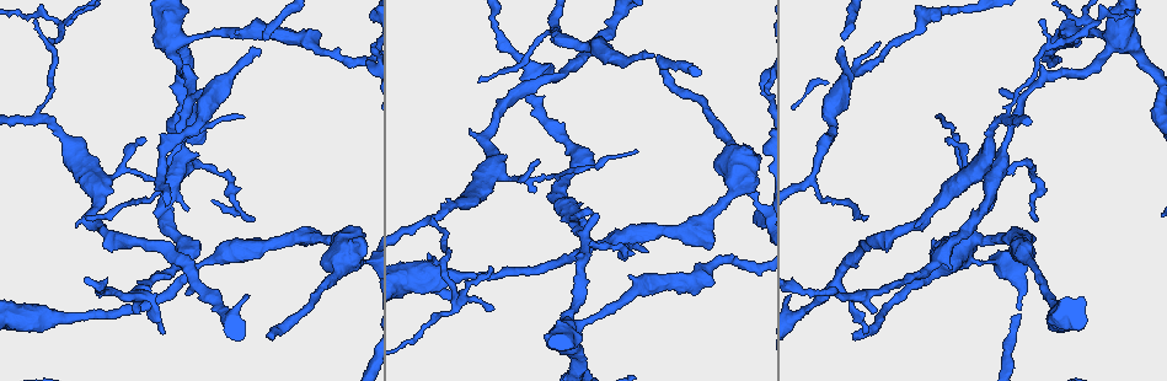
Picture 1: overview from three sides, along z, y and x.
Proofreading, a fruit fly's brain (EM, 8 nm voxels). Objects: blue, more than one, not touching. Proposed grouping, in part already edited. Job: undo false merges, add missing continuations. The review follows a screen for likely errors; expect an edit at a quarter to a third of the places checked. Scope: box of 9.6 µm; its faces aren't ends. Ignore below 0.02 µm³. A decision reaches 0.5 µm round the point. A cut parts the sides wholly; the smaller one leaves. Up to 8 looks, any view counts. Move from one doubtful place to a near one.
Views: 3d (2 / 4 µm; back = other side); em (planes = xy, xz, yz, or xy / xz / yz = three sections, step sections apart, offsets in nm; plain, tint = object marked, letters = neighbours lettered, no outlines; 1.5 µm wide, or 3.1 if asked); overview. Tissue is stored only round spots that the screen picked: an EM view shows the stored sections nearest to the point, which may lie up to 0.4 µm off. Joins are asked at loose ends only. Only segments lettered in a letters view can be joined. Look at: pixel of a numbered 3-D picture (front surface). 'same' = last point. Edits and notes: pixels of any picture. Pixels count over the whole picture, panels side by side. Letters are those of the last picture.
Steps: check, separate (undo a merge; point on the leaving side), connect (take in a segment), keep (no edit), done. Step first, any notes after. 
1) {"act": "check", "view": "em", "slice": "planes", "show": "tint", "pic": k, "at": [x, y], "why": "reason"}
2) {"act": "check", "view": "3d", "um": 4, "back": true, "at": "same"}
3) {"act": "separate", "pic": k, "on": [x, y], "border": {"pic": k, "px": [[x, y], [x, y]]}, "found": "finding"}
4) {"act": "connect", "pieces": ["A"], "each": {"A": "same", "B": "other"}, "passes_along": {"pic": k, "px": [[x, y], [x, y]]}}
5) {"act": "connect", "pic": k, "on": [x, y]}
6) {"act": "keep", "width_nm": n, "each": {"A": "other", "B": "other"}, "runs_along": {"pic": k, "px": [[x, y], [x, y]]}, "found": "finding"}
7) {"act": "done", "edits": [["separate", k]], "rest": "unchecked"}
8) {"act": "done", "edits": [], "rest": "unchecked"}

{"act": "check", "view": "3d", "um": 4, "pic": 1, "at": [428, 253], "why": "free end"}

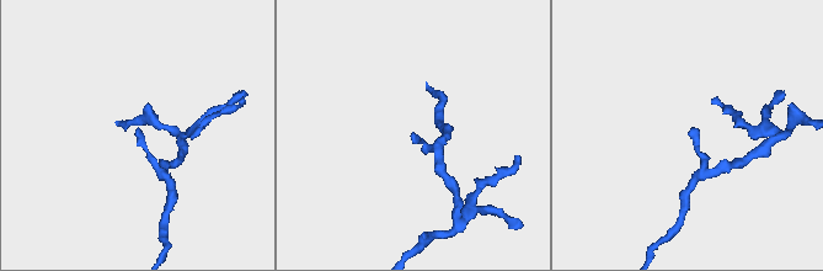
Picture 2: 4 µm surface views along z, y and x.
{"act": "check", "view": "em", "slice": "planes", "show": "letters", "pic": 2, "at": [692, 127], "why": "now the EM"}

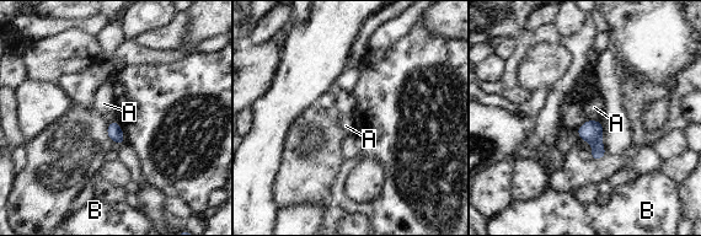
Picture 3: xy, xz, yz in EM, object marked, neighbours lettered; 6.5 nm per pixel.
{"act": "keep", "width_nm": 100, "each": {"A": "other", "B": "other"}, "border": {"pic": 3, "px": [[588, 118], [600, 122]]}, "found": "none of them fits"}

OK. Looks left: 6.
{"act": "check", "view": "3d", "um": 4, "pic": 1, "at": [43, 116], "why": "thick turns thin"}

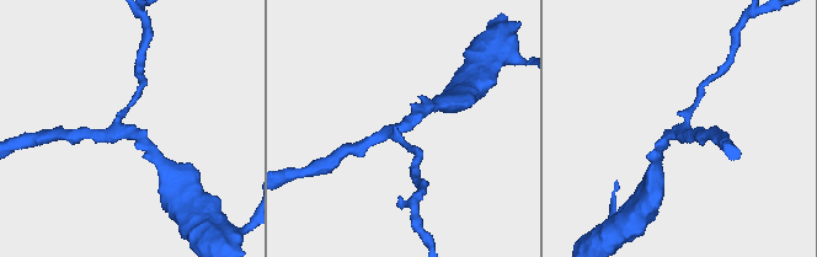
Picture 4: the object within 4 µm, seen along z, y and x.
{"act": "check", "view": "em", "slice": "planes", "show": "tint", "pic": 4, "at": [403, 127], "arms": 3, "why": "now the EM"}

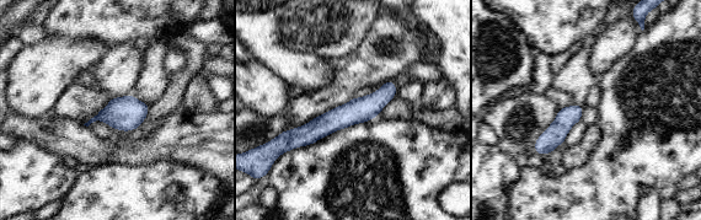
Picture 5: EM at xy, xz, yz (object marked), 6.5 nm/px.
{"act": "check", "view": "em", "slice": "planes", "show": "letters", "at": "same", "why": "see the neighbours"}

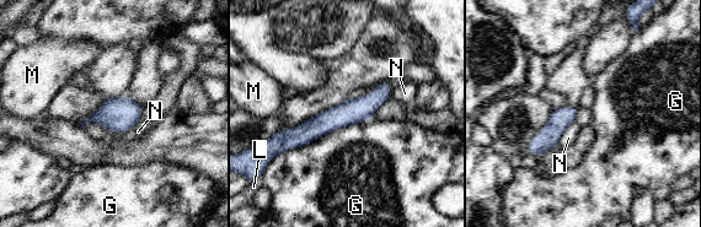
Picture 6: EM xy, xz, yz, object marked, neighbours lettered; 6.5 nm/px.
{"act": "keep", "each": {"G": "other", "L": "other", "M": "other", "N": "other"}, "border": {"pic": 6, "px": [[370, 119], [333, 129], [273, 157]]}, "found": "one neuron here"}

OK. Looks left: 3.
{"act": "check", "view": "3d", "um": 4, "pic": 1, "at": [164, 331], "why": "free end"}

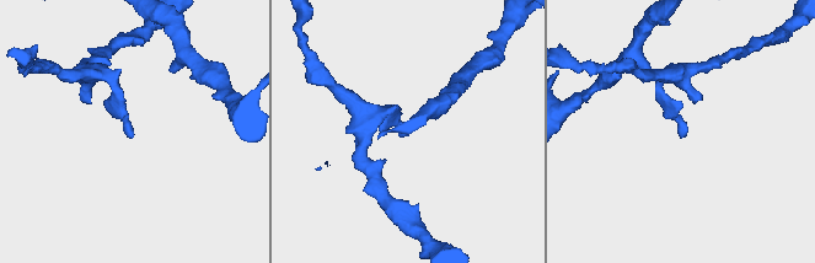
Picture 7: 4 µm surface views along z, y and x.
{"act": "check", "view": "em", "slice": "xz", "step": 8, "show": "letters", "pic": 7, "at": [684, 134]}

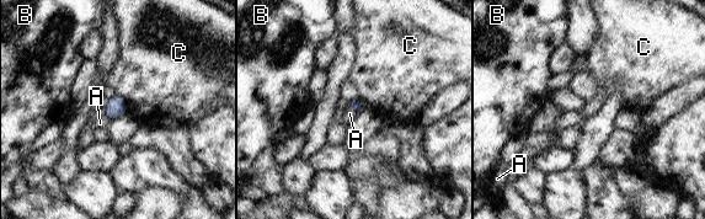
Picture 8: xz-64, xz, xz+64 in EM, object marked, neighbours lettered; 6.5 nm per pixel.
{"act": "check", "view": "em", "slice": "planes", "show": "letters", "at": "same"}

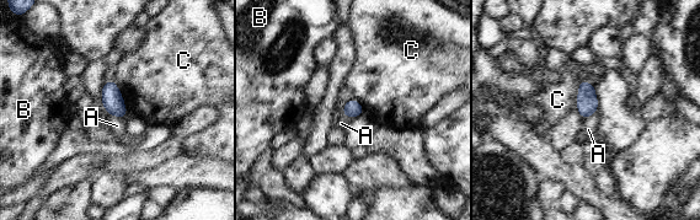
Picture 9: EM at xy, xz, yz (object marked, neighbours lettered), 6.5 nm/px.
{"act": "keep", "longest_contact_nm": ["C", 220], "each": {"A": "other", "B": "other", "C": "other"}, "found": "none of them fits"}

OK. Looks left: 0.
{"act": "done", "edits": [], "rest": "unchecked"}

